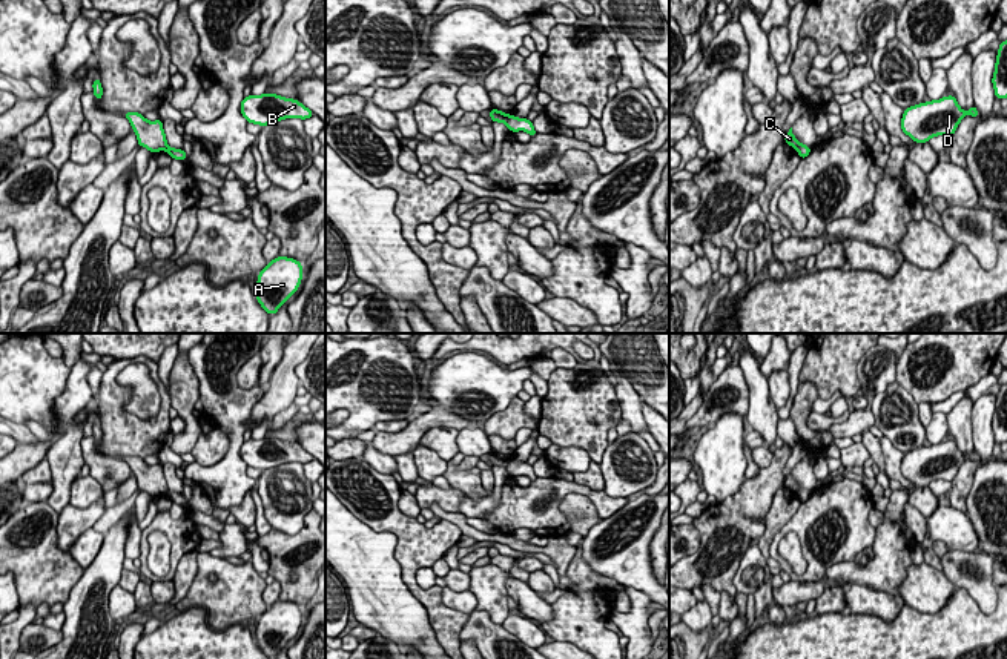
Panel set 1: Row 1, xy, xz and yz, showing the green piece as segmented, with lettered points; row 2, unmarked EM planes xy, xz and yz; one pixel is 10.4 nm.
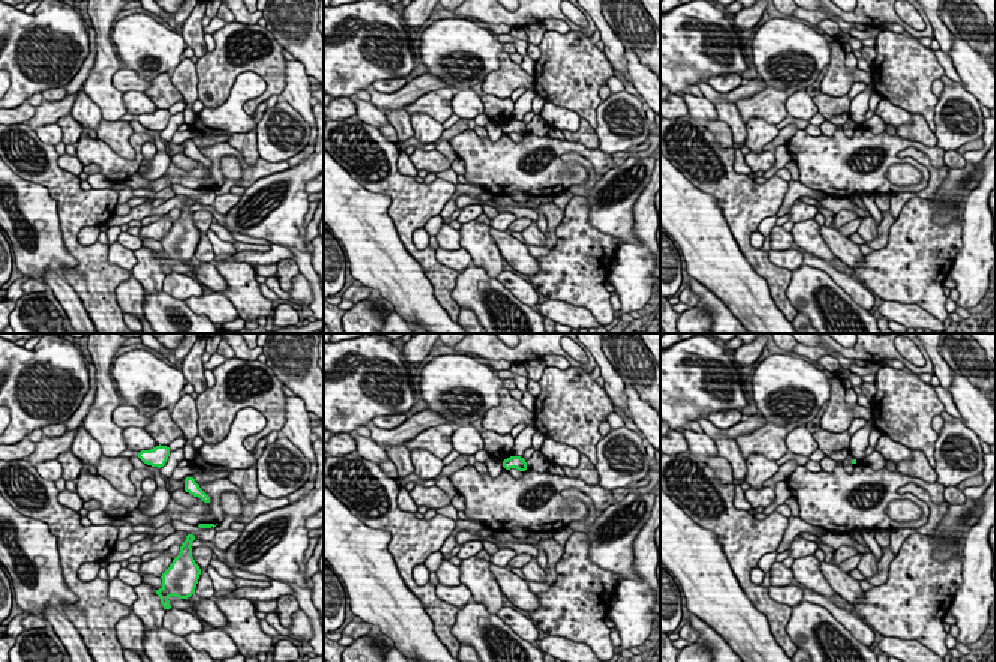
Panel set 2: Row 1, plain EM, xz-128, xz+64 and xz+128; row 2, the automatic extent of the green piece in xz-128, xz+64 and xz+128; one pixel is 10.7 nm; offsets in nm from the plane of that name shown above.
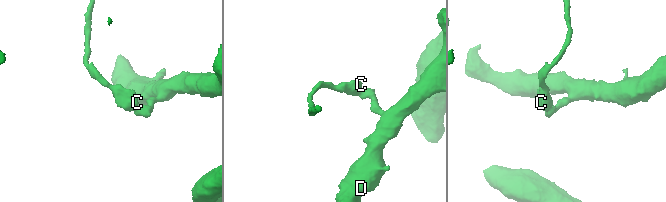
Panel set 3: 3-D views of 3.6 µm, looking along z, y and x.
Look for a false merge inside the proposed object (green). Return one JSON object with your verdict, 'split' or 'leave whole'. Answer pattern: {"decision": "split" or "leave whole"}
{"decision": "split"}

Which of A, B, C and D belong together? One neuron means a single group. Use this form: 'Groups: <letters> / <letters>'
Groups: A B D / C

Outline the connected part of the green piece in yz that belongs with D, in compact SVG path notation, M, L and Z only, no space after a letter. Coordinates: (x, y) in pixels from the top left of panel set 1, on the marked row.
M955 95L930 100L929 103L923 101L904 109L901 131L918 144L938 135L952 138L967 114L979 117L975 104L967 112L961 109Z

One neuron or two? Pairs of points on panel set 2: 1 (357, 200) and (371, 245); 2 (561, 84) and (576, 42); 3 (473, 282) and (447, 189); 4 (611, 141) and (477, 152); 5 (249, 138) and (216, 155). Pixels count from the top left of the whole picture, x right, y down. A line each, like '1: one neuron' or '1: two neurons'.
1: one neuron
2: one neuron
3: two neurons
4: two neurons
5: two neurons

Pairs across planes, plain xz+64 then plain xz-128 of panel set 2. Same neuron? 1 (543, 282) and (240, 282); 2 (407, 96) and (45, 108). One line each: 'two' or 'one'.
1: one
2: one

